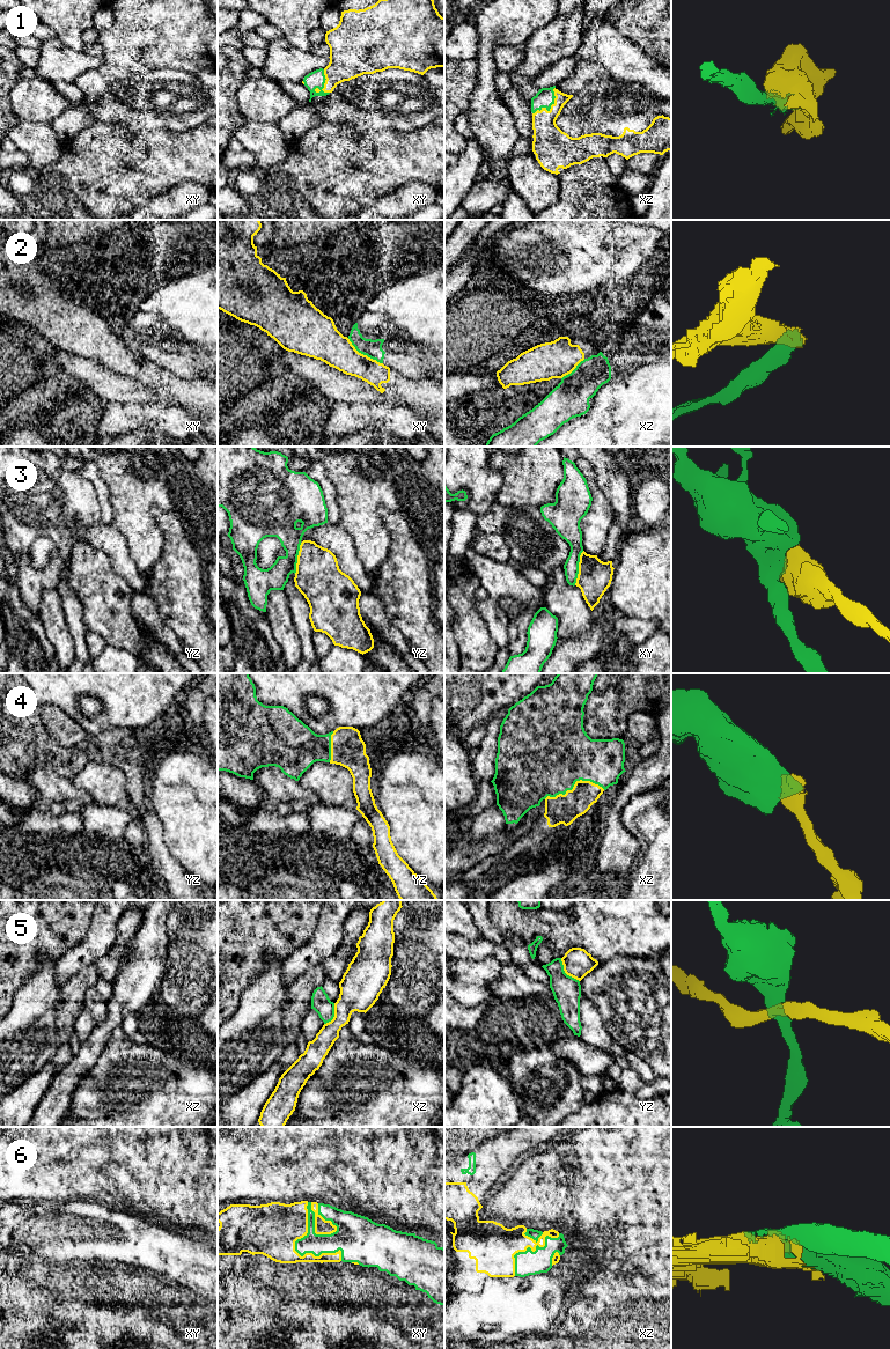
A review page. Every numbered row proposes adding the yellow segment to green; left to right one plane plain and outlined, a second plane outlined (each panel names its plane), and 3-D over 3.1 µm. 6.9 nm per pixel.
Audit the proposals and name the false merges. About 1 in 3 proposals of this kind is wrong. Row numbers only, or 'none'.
2, 3, 5

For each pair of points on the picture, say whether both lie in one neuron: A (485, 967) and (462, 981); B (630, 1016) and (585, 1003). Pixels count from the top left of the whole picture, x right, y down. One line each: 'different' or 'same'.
A: same
B: different

